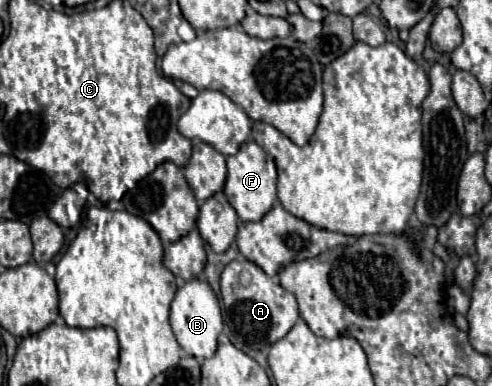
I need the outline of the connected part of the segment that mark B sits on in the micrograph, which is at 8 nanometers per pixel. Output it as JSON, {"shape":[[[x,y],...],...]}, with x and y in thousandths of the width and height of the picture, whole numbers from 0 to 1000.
{"shape":[[[388,725],[360,751],[348,782],[348,850],[364,896],[384,922],[396,922],[400,933],[417,933],[437,917],[441,876],[453,855],[453,829],[449,829],[449,798],[441,767],[433,762],[429,741],[417,725]]]}

